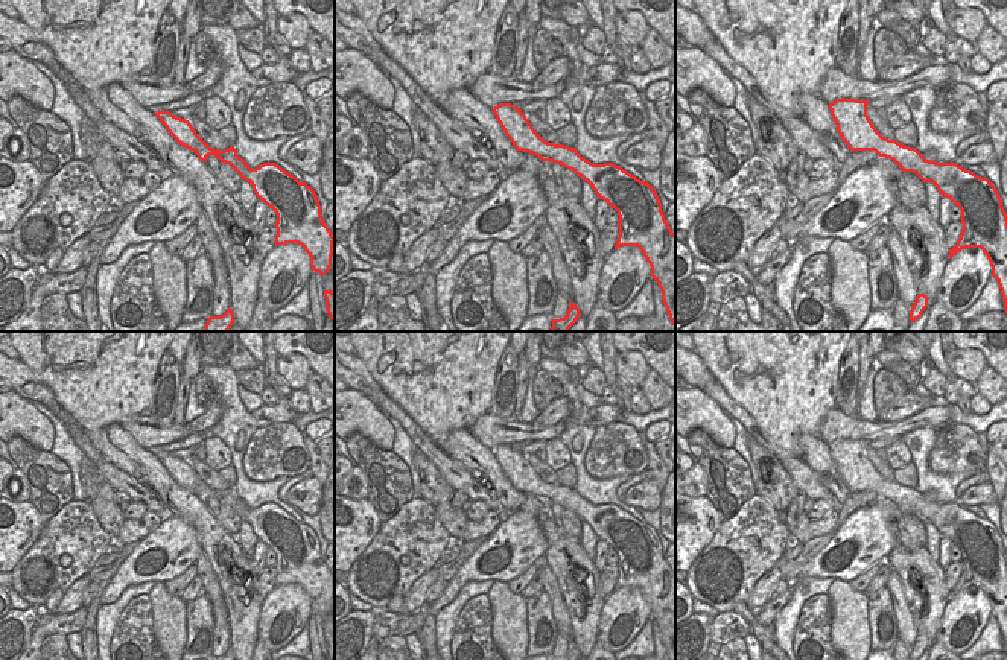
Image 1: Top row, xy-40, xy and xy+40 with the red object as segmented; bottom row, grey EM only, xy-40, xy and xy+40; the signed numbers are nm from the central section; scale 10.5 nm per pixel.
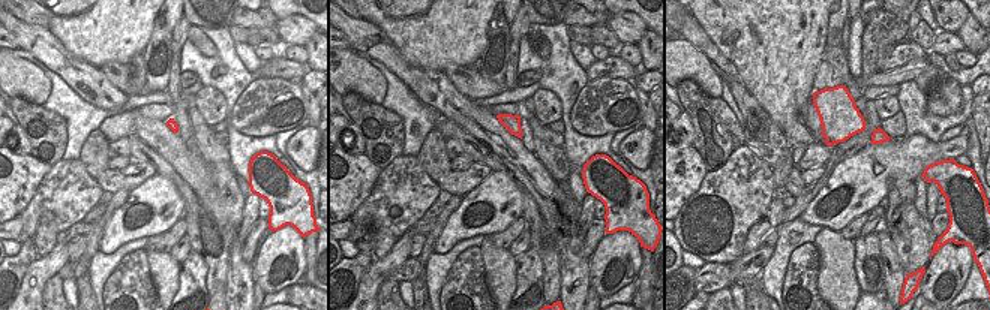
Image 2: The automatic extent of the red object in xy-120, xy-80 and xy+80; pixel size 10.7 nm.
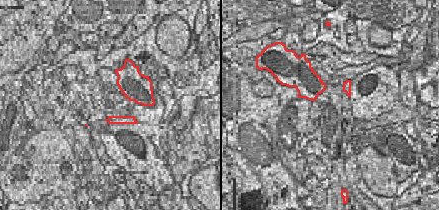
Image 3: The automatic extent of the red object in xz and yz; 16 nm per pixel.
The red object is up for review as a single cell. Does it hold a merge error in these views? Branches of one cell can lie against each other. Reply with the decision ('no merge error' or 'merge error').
no merge error

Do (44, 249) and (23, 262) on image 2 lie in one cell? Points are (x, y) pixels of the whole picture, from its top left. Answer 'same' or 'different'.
different

